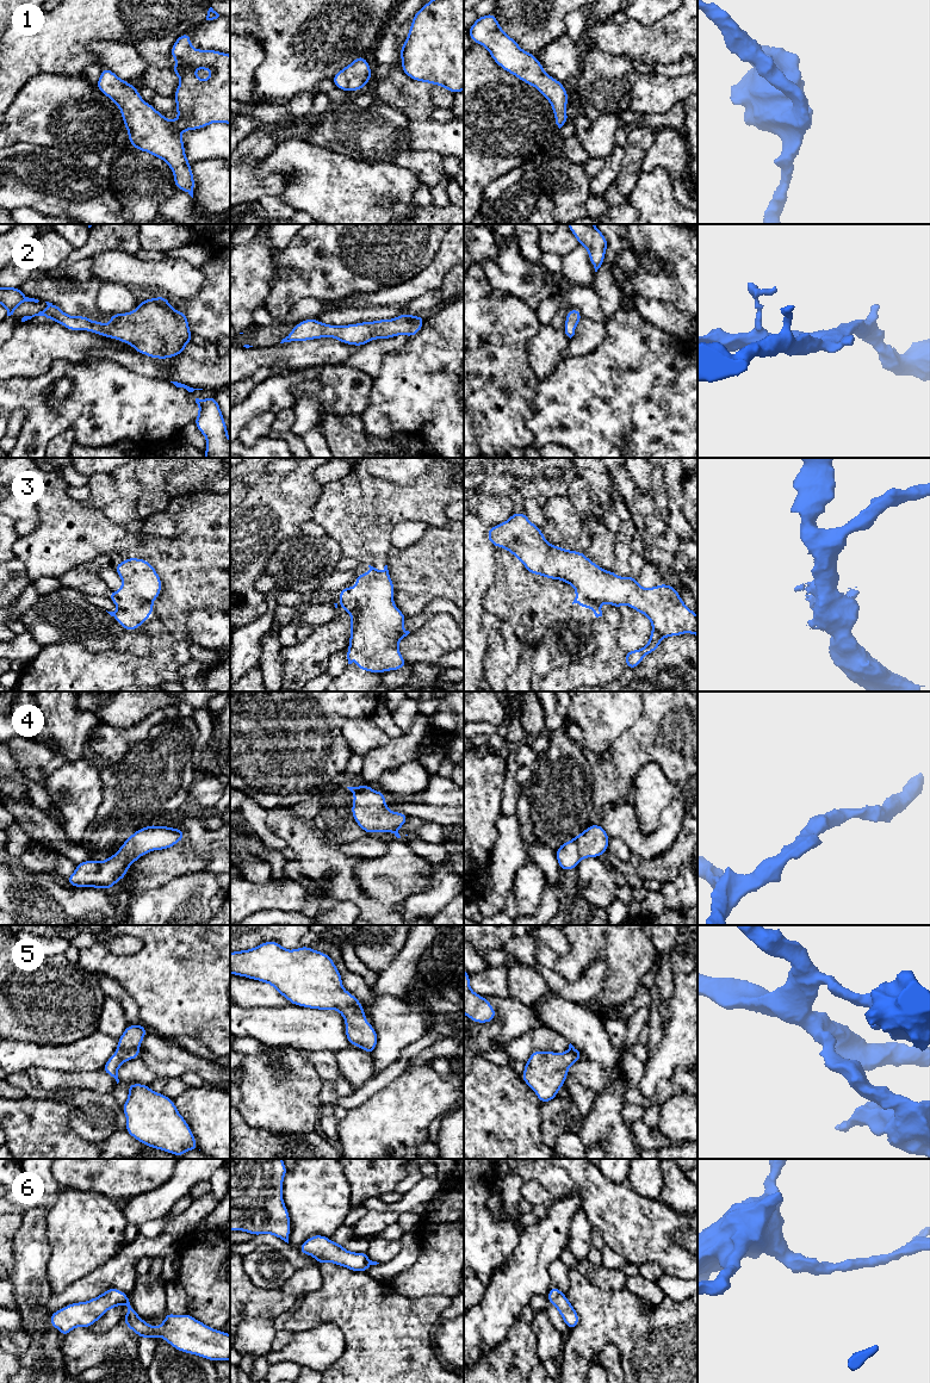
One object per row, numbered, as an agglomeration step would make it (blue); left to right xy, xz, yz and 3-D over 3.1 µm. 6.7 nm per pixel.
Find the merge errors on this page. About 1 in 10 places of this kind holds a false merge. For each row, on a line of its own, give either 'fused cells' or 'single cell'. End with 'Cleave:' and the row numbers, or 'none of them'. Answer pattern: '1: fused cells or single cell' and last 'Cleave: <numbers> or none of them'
1: single cell
2: single cell
3: single cell
4: single cell
5: single cell
6: single cell
Cleave: none of them

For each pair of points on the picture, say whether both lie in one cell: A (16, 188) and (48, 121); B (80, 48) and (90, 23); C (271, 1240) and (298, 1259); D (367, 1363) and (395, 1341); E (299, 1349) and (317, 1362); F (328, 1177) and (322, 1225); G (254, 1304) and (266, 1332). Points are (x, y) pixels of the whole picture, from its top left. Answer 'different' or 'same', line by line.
A: different
B: same
C: same
D: same
E: same
F: same
G: different

